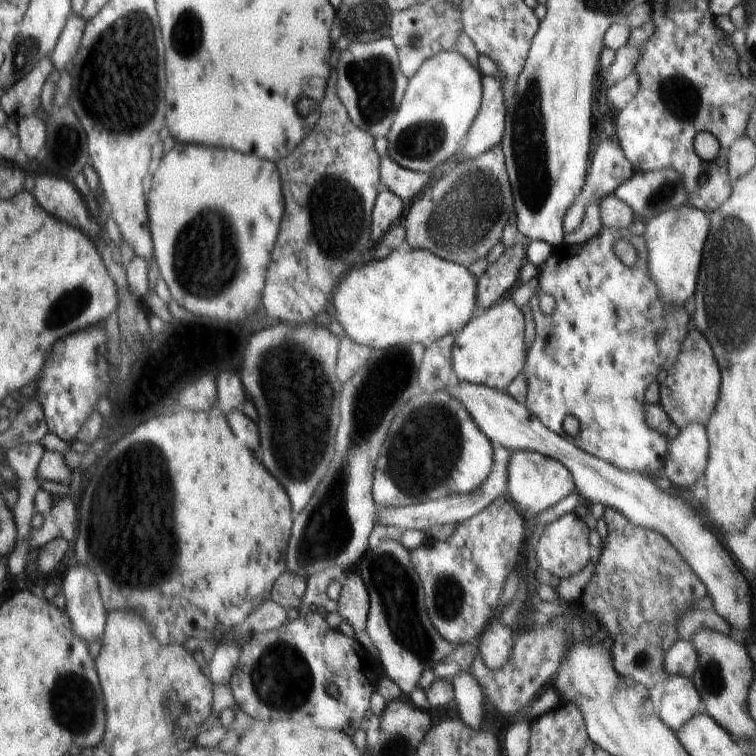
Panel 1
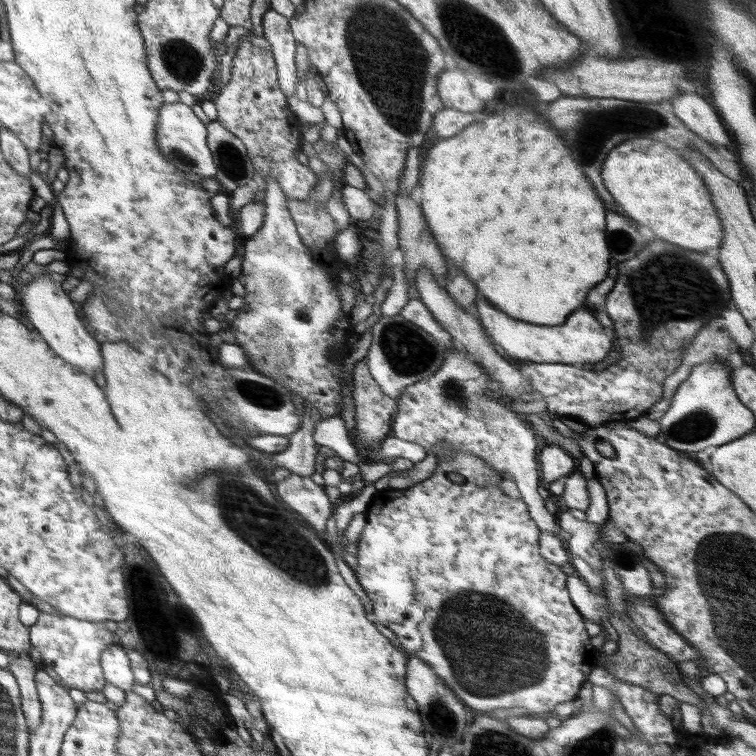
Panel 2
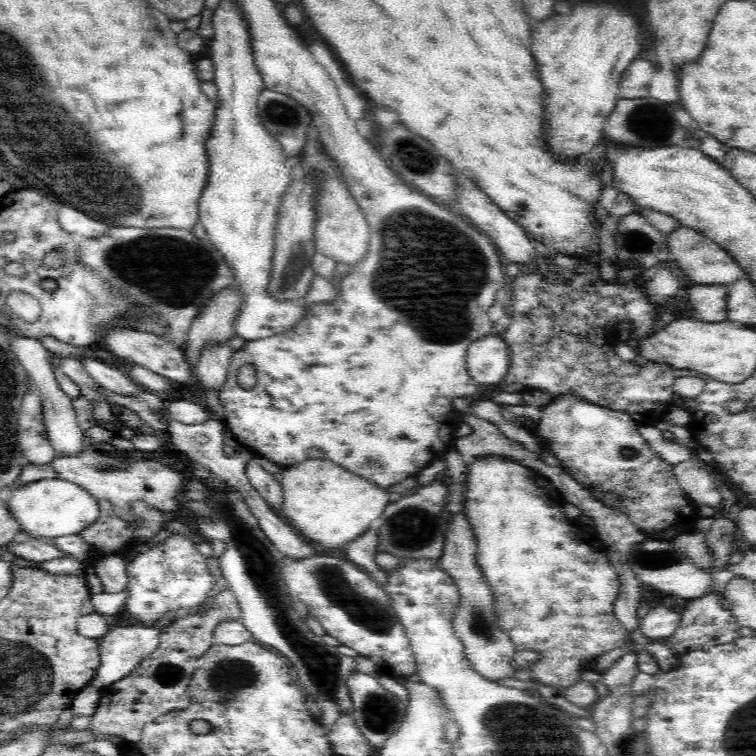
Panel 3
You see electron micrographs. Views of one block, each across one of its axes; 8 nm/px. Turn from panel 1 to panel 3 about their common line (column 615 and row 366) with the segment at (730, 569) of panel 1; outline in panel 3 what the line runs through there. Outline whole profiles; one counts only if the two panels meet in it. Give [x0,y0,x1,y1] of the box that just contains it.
[468,334,511,384]

